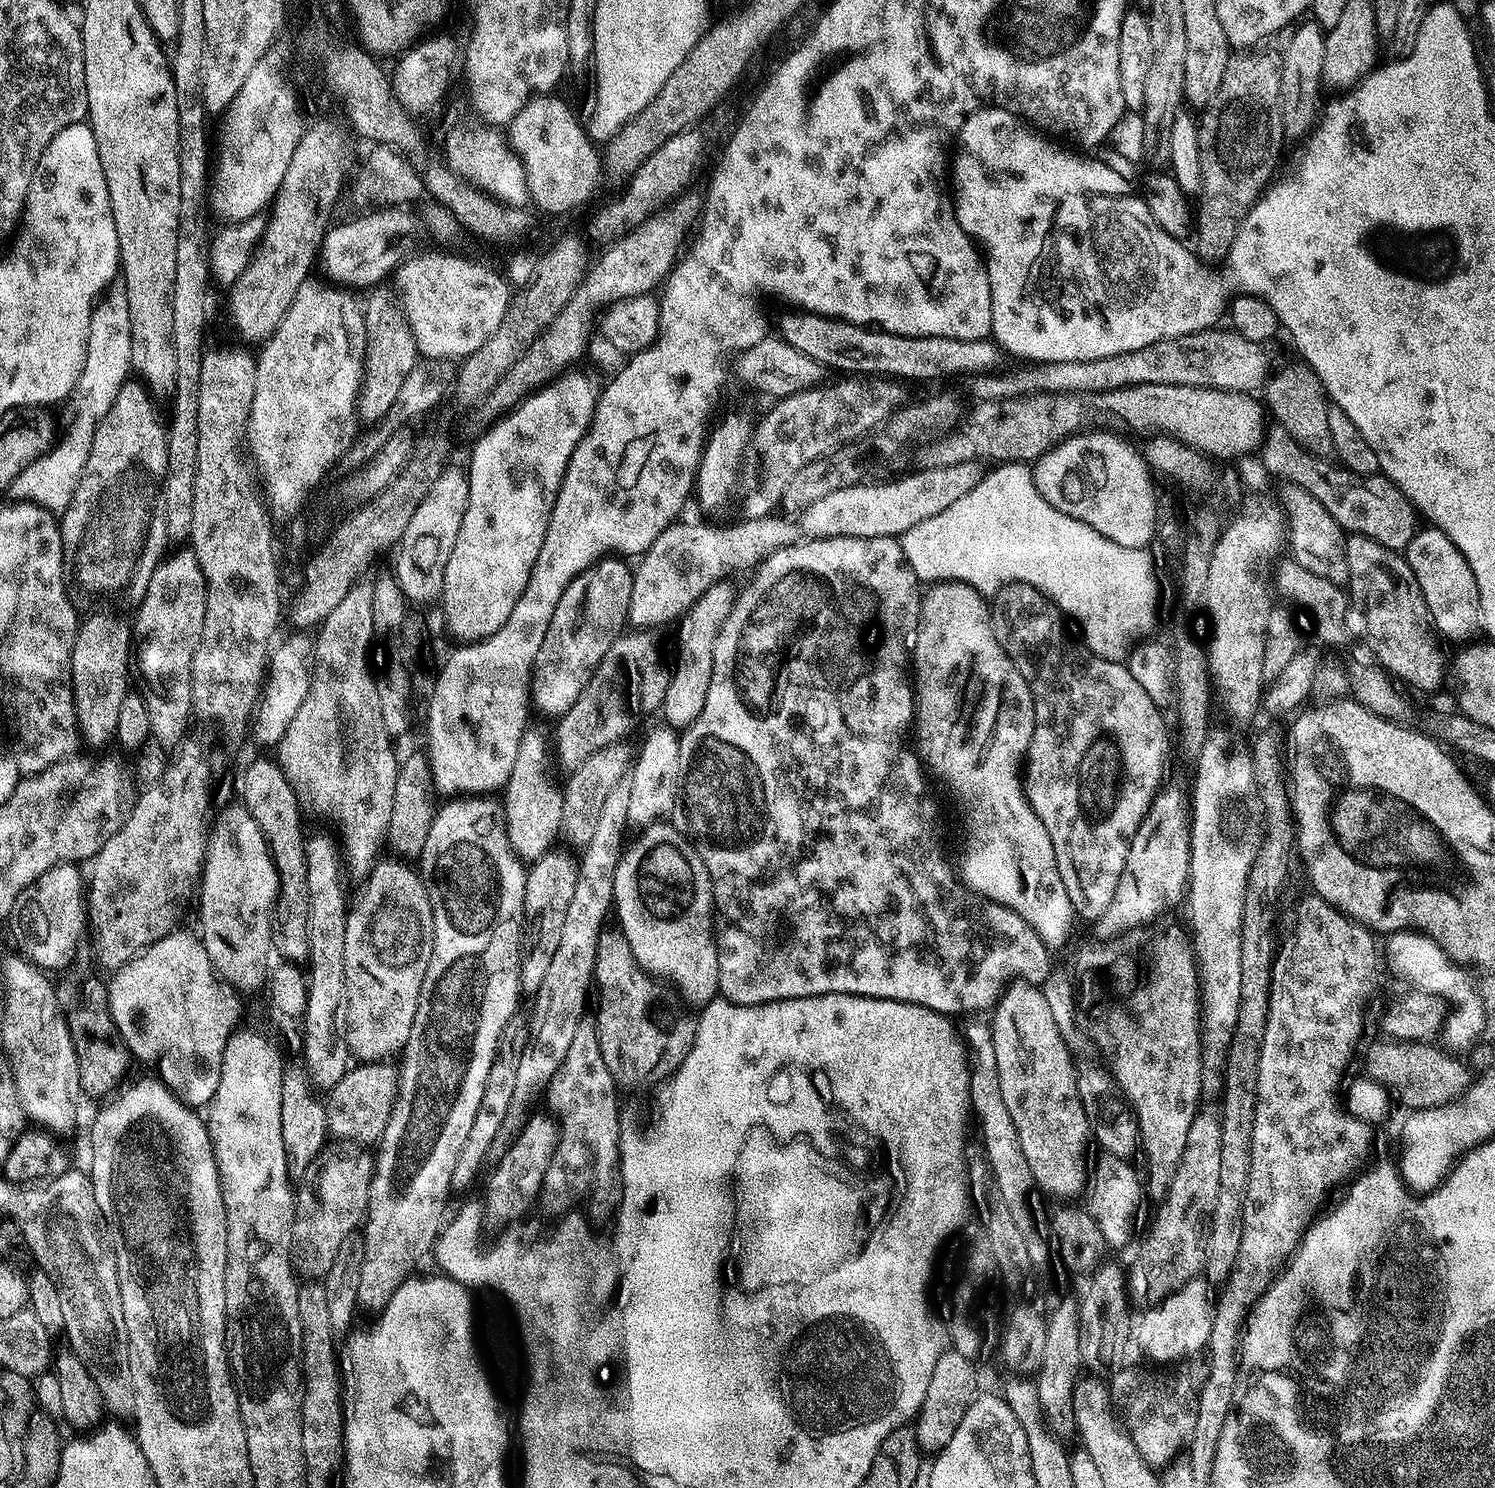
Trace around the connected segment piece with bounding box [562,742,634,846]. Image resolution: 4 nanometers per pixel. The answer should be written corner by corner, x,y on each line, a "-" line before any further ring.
617,742
590,754
582,766
567,773
568,781
563,781
564,801
562,802
562,834
577,846
586,845
593,837
594,829
601,818
602,806
610,792
619,789
625,783
634,763
634,748

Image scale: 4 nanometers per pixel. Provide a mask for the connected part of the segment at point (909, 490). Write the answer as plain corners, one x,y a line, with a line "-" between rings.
898,479
878,486
861,482
854,487
837,488
831,494
811,503
800,514
801,535
807,539
826,537
900,537
926,521
926,484
902,484

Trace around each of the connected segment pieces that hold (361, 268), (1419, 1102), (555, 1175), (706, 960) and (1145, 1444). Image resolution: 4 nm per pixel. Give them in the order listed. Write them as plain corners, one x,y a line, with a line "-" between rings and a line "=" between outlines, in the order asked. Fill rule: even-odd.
400,206
377,207
367,214
356,214
360,216
337,228
336,225
329,227
324,234
323,244
319,245
318,256
327,270
332,272
331,279
344,286
367,289
381,283
387,272
395,273
398,259
396,260
396,248
392,245
392,240
404,240
416,232
415,214
404,211
408,210
-
368,214
369,216
364,216
=
1380,1038
1377,1044
1372,1044
1364,1052
1364,1068
1368,1076
1376,1084
1381,1084
1383,1091
1398,1103
1405,1104
1405,1109
1413,1110
1418,1108
1440,1107
1458,1099
1474,1081
1473,1074
1468,1073
1464,1064
1451,1060
1444,1052
1439,1052
1432,1042
1412,1043
1408,1040
1396,1040
=
581,1027
574,1035
574,1042
561,1064
561,1068
554,1074
547,1085
547,1107
551,1115
558,1119
560,1125
560,1145
550,1164
552,1176
546,1176
544,1184
552,1184
552,1192
612,1192
616,1196
616,1148
620,1145
620,1117
622,1109
616,1101
618,1085
606,1062
602,1062
600,1047
596,1041
596,1033
591,1027
=
714,918
709,920
708,928
625,928
622,933
641,968
652,976
668,974
687,1003
703,1006
719,995
=
1125,1366
1111,1377
1110,1387
1115,1405
1118,1407
1119,1415
1126,1425
1130,1438
1142,1454
1147,1464
1153,1466
1165,1466
1179,1455
1181,1448
1187,1445
1194,1434
1194,1418
1198,1418
1198,1392
1190,1386
1190,1382
1183,1375
1167,1376
1167,1371
1147,1372
1144,1368
1131,1368

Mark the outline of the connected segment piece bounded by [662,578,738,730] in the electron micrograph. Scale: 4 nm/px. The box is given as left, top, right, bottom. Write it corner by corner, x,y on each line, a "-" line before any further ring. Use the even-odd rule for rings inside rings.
725,578
710,586
678,620
680,637
676,640
676,669
673,670
668,684
663,685
663,723
667,727
677,730
688,728
698,718
698,714
702,714
702,706
706,706
714,642
718,638
720,627
724,625
726,618
730,618
730,610
734,610
734,602
738,595
737,585
734,586
731,582
731,579

